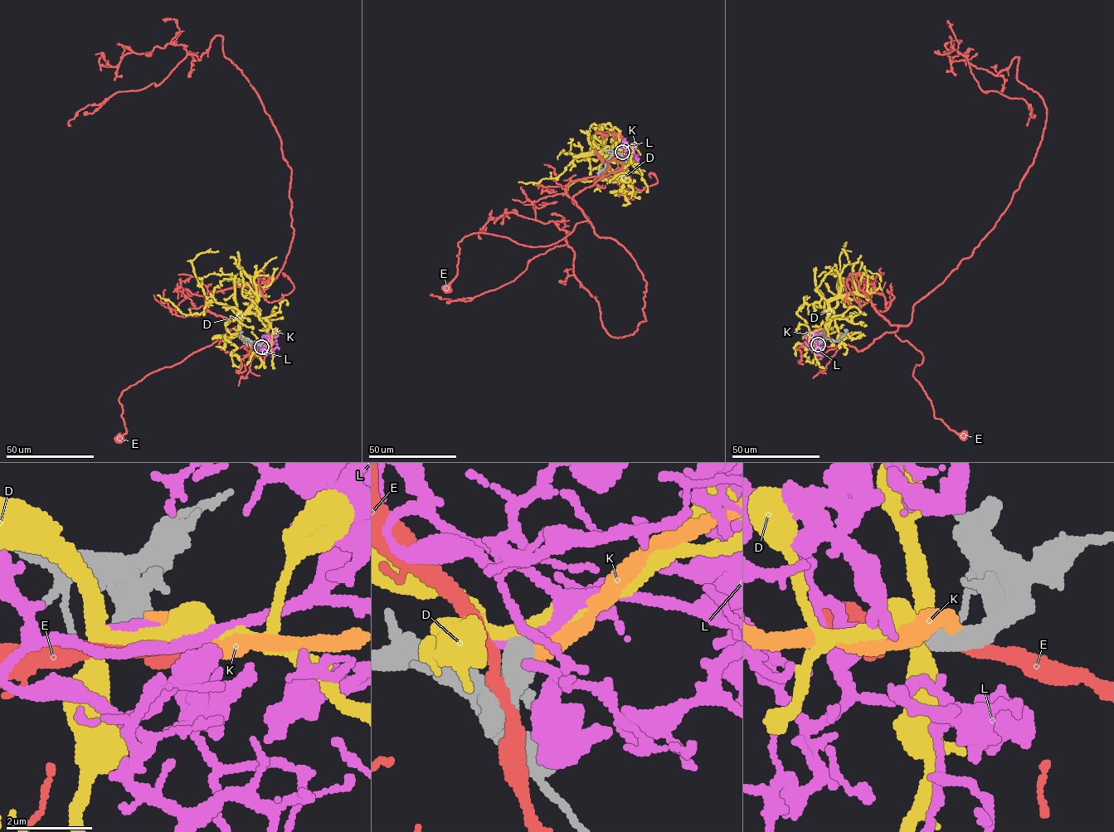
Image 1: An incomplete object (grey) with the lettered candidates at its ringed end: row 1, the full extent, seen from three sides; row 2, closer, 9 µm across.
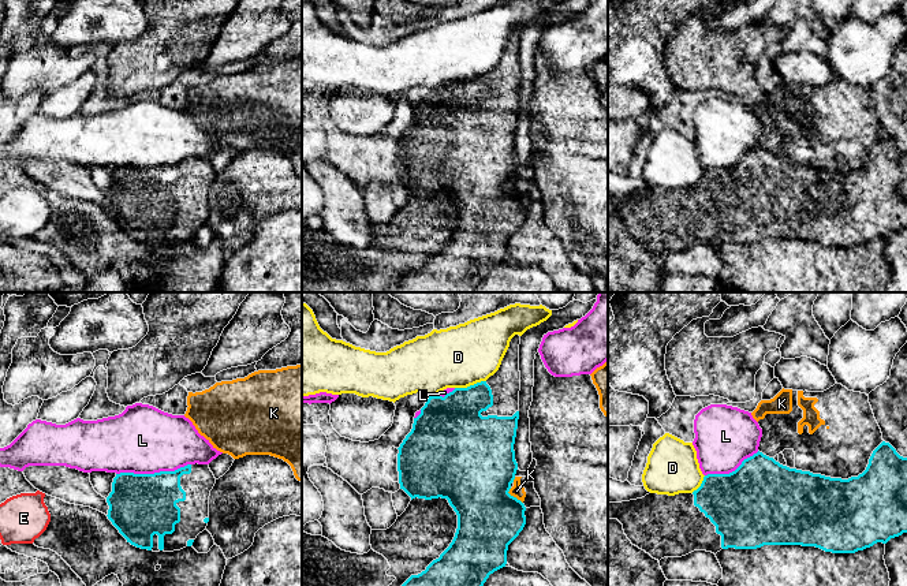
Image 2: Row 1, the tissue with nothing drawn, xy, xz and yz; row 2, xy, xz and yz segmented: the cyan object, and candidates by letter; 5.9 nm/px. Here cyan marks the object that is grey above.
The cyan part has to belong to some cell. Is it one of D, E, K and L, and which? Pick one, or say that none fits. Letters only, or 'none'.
none

